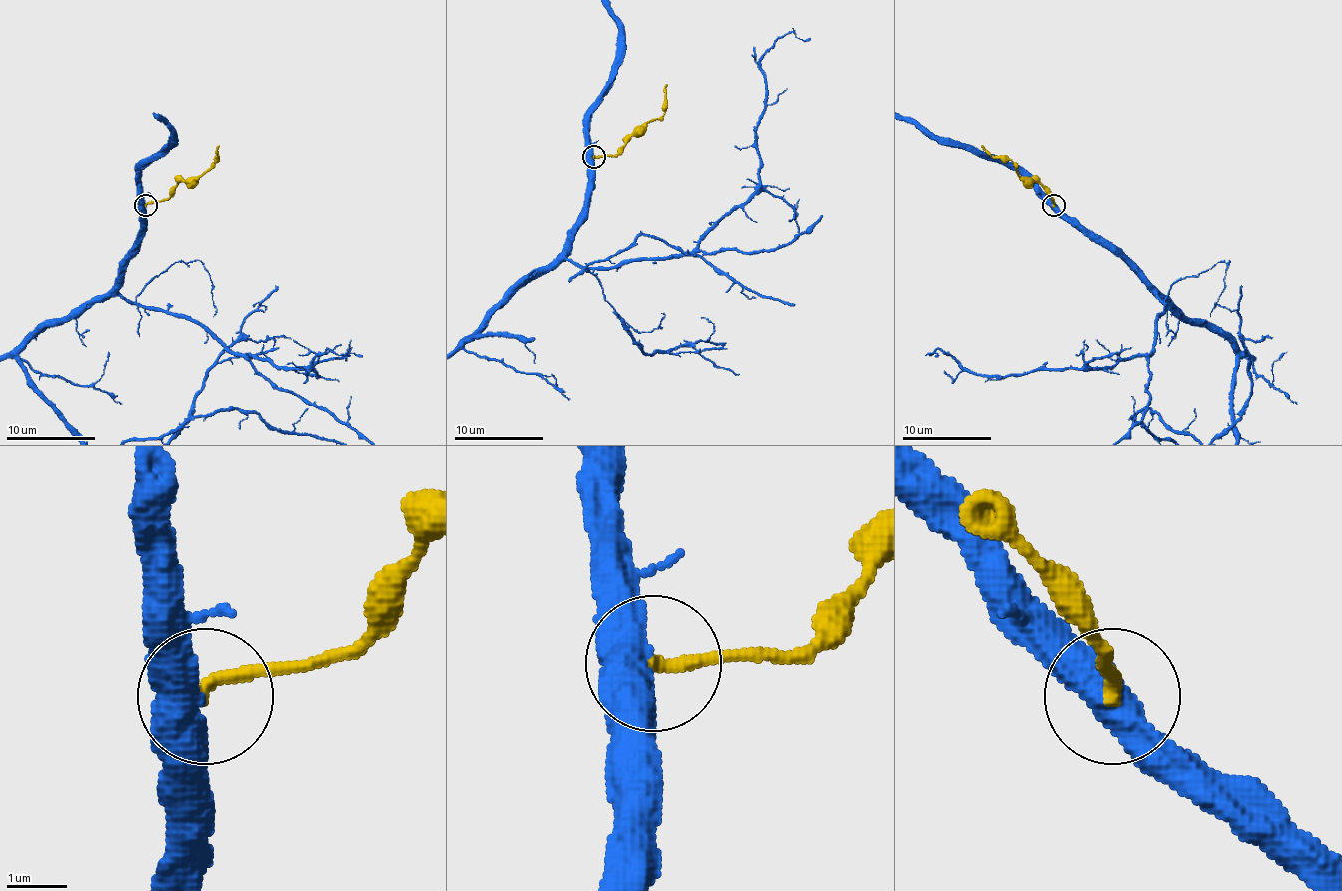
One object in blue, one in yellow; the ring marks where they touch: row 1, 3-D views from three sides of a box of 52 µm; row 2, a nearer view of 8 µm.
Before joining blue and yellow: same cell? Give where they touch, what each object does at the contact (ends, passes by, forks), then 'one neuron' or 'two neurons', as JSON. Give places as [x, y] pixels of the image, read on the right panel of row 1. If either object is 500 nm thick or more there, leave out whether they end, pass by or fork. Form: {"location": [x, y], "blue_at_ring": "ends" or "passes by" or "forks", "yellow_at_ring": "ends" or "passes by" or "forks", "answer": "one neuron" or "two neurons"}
{"location": [1054, 205], "answer": "two neurons"}

